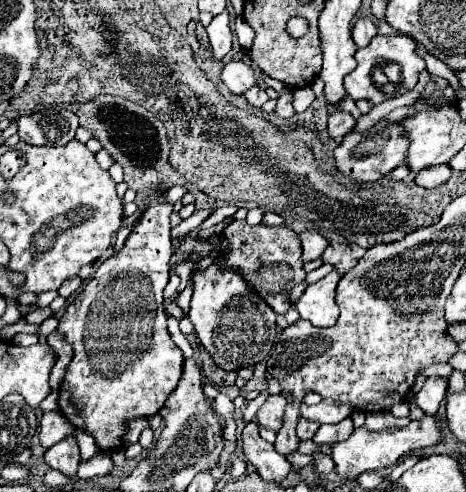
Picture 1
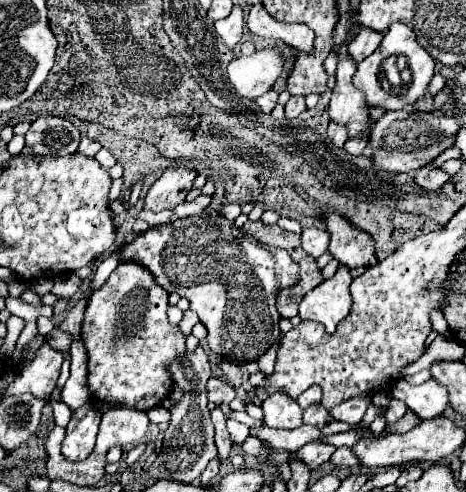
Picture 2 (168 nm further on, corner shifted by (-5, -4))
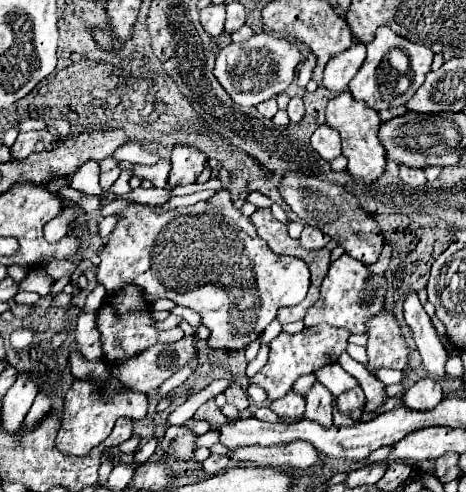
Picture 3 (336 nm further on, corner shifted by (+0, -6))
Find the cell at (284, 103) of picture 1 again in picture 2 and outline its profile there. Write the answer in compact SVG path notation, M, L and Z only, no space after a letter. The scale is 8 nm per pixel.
M291 97L285 105L285 117L295 119L305 111L305 97Z

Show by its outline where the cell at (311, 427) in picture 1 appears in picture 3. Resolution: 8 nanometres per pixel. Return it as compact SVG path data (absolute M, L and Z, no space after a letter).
M316 383L306 395L306 419L320 423L322 427L332 427L332 393L322 385Z

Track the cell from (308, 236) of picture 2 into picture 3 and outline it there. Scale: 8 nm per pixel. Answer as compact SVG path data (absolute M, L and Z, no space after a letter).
M304 227L302 235L300 235L300 245L304 249L322 249L322 247L328 245L328 241L330 241L330 237L324 235L316 227Z

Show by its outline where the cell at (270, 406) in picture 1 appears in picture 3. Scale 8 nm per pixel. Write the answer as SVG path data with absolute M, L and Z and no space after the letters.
M290 391L290 395L276 399L270 403L270 409L280 417L280 419L288 419L288 421L296 421L304 415L304 397L300 397L298 393Z

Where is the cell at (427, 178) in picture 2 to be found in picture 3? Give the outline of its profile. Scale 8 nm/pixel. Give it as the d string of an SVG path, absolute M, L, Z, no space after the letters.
M400 167L400 179L404 183L408 183L410 187L424 187L428 181L426 181L426 175L424 175L424 169L410 169L410 167Z

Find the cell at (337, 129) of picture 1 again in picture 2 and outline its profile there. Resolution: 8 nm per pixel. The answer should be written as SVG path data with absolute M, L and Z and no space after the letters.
M329 123L329 129L327 129L327 135L329 135L329 139L333 141L333 145L335 147L343 147L343 143L347 141L347 129L343 129L343 125L339 125L339 123Z

